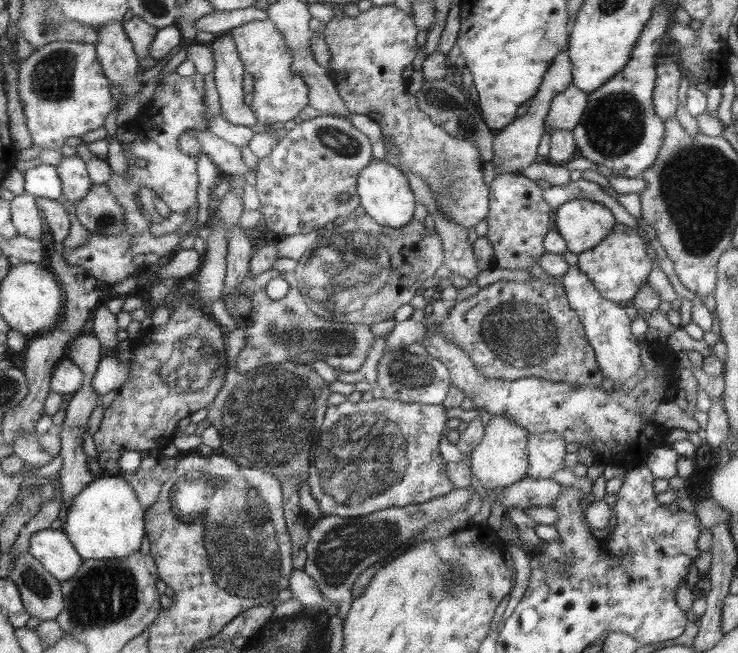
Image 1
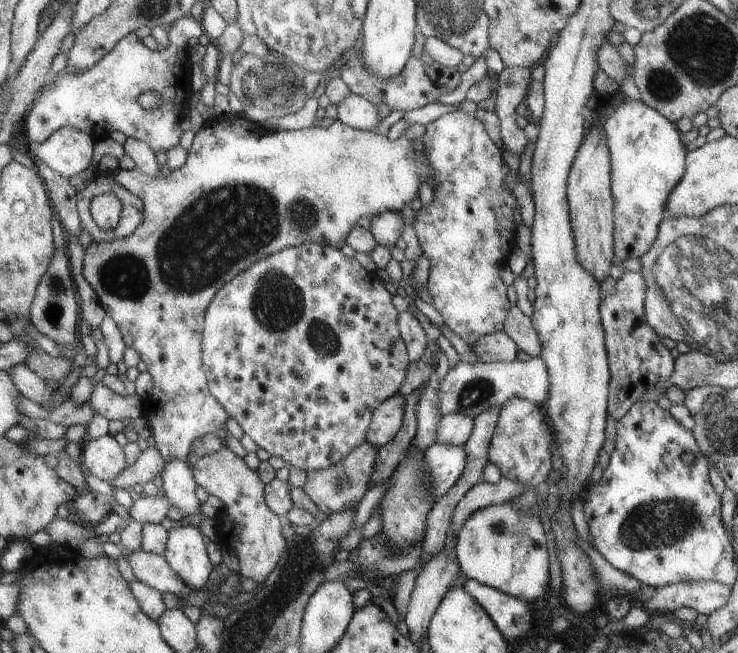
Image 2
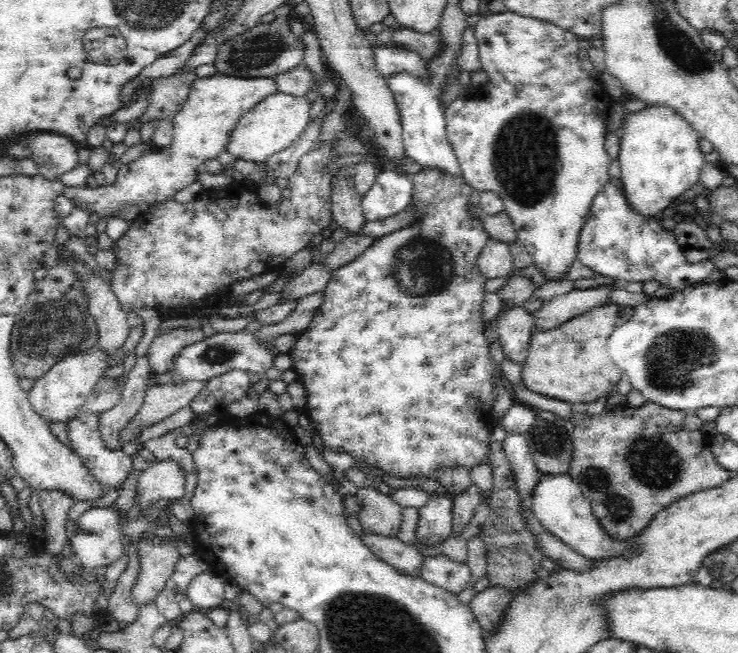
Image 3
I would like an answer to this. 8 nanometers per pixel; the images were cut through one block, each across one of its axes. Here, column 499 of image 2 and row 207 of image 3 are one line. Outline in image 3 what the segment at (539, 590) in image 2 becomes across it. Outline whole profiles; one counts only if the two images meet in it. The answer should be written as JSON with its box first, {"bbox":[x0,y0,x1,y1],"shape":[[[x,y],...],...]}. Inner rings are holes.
{"bbox":[444,11,612,282],"shape":[[[505,11],[498,14],[489,12],[475,24],[475,37],[479,46],[481,69],[487,75],[488,80],[475,88],[474,92],[462,99],[458,98],[444,109],[447,137],[452,145],[452,150],[456,153],[458,163],[460,163],[461,176],[465,183],[473,190],[494,192],[498,195],[503,200],[507,215],[512,219],[517,240],[527,248],[533,264],[538,266],[542,276],[548,278],[550,282],[552,280],[562,280],[566,276],[568,268],[572,266],[577,258],[581,228],[586,222],[586,215],[590,210],[592,201],[602,185],[606,184],[608,180],[612,180],[608,175],[608,164],[611,159],[608,157],[606,149],[604,149],[604,136],[607,130],[606,119],[610,100],[604,91],[604,85],[580,67],[580,59],[577,55],[580,38],[559,26],[543,20],[518,16],[514,12]]]}

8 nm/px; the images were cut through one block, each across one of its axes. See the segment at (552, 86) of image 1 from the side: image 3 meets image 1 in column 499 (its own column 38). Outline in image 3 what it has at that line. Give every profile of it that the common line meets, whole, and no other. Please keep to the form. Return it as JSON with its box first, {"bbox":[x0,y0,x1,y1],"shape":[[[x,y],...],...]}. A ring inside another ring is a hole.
{"bbox":[27,131,78,180],"shape":[[[33,131],[27,137],[38,172],[48,180],[58,180],[78,165],[78,144],[64,135]]]}

